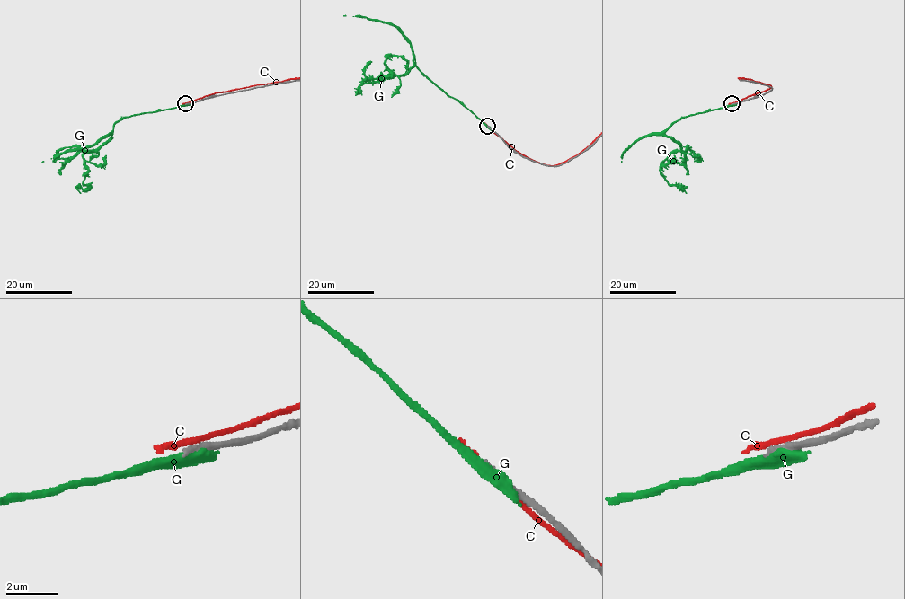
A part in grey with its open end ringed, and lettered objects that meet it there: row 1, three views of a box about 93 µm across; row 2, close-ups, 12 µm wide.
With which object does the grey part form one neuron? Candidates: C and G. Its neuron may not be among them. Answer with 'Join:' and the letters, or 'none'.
Join: none

